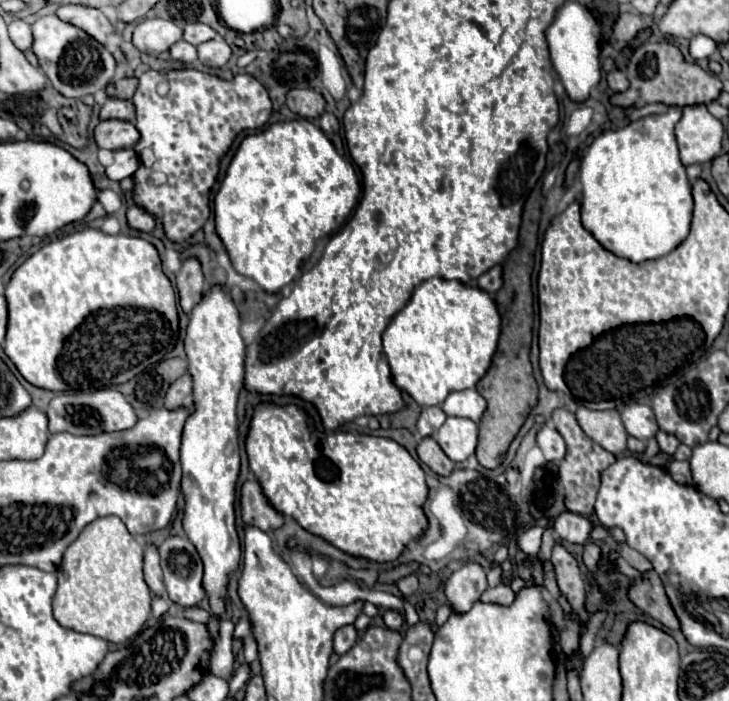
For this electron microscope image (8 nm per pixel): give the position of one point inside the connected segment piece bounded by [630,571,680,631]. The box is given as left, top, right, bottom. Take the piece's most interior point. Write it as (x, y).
(648, 594)

